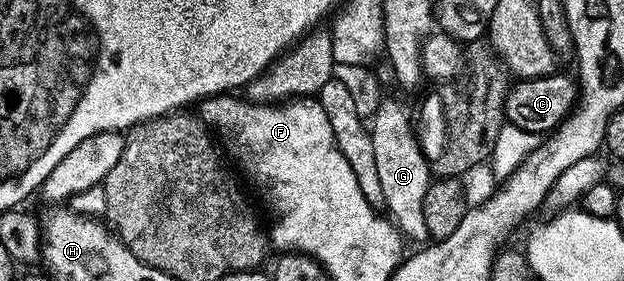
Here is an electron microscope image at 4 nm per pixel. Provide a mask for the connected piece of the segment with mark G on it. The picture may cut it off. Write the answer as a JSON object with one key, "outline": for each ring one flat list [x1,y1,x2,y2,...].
{"outline":[[387,100,375,111,373,121,369,129,373,152,377,155,377,173,381,175,381,192,385,192,386,213,400,234,410,241,412,238,415,242,426,243,431,233,429,224,425,224,425,196,431,187,433,175,427,157,419,147,412,115,410,118,397,103]]}

